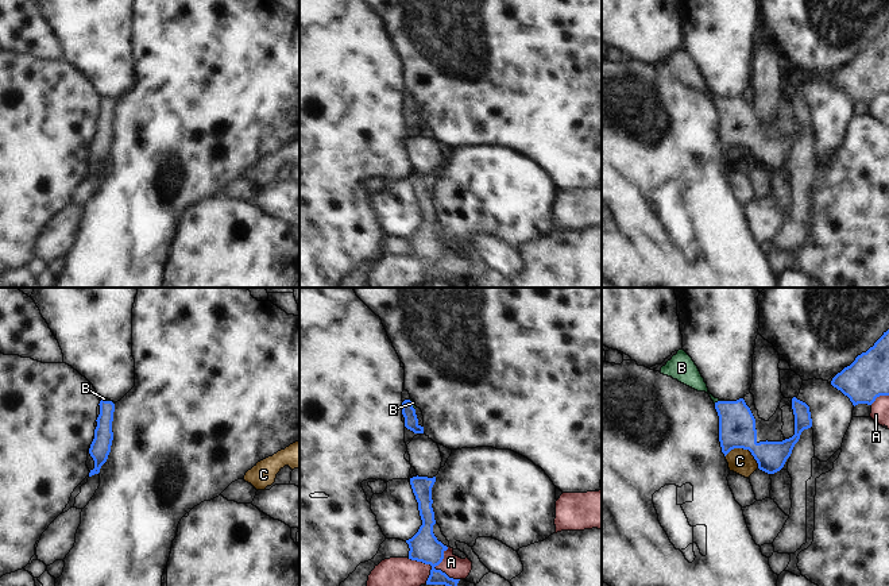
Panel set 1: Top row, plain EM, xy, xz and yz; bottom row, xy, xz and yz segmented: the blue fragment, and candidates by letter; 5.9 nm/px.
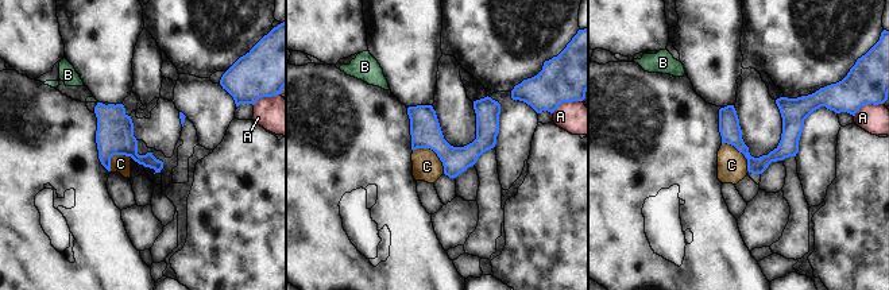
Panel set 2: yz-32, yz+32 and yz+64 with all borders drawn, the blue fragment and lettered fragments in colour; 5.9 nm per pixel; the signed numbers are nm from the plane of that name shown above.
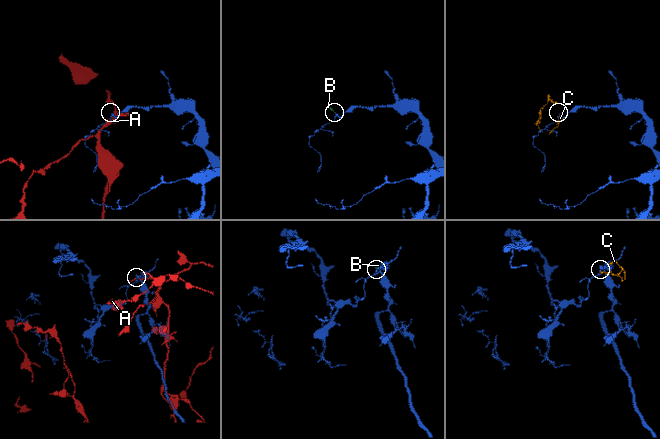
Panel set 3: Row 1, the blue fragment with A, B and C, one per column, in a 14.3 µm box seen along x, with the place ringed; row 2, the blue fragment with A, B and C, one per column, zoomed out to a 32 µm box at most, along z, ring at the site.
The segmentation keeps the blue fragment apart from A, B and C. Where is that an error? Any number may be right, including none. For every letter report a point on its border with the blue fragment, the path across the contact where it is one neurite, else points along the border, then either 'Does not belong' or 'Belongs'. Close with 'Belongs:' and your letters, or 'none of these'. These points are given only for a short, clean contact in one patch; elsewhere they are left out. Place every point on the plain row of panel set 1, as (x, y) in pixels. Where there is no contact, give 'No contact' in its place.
A: Touches blue at xz (433, 265). Boundary: xz (408, 255), (421, 258), (459, 277). Does not belong
B: Touches blue at yz (718, 99). Path across: yz (737, 123), (737, 119), (718, 99), (687, 70). Belongs
C: Touches blue at yz (745, 146). Boundary: yz (725, 153), (734, 146), (746, 146), (758, 165). Does not belong
Belongs: B.

